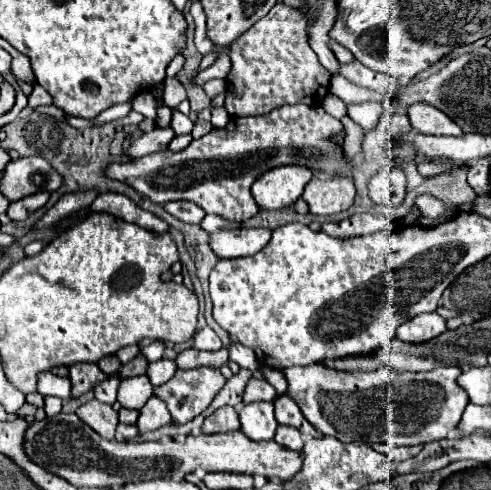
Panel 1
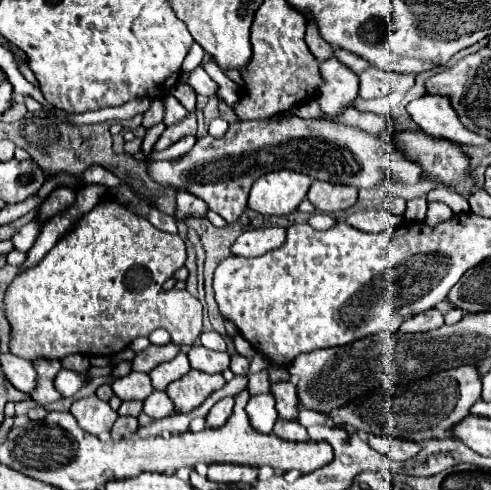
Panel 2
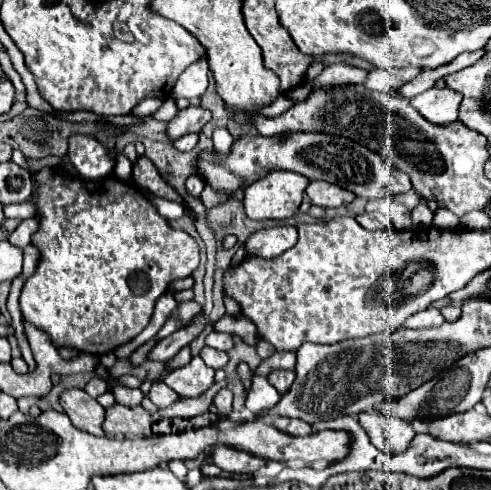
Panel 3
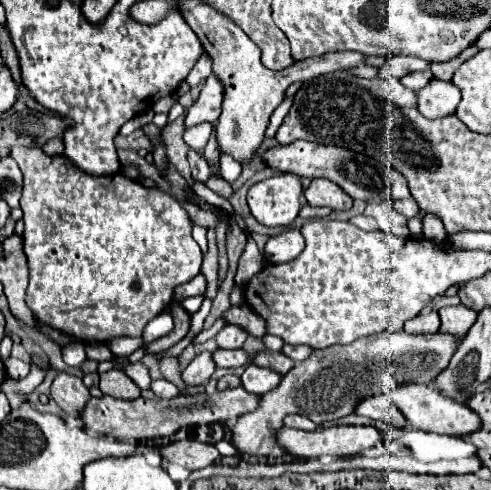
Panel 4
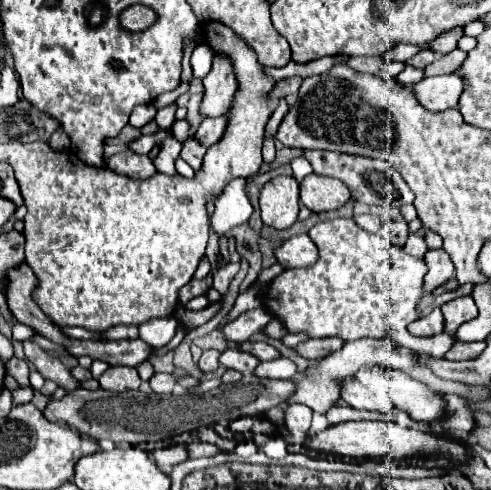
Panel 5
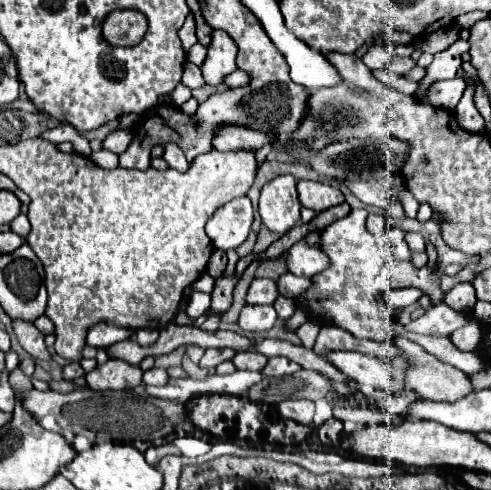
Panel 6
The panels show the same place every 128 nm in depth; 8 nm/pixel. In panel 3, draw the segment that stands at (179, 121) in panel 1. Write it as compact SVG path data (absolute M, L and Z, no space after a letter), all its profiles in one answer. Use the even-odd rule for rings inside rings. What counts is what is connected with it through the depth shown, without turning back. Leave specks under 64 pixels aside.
M166 98L164 104L160 106L160 110L154 114L154 118L156 118L156 120L162 120L162 122L170 122L176 114L178 114L178 106L176 106L176 102L174 102L172 98ZM186 134L180 140L174 140L172 146L176 150L180 150L180 152L188 152L188 150L192 150L196 146L196 142L198 142L198 134Z

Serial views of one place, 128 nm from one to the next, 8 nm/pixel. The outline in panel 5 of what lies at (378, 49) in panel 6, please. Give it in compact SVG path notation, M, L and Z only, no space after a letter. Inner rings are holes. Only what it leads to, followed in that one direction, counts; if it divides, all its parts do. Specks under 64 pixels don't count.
M348 56L348 60L344 64L358 72L376 74L380 70L380 66L384 64L384 60L380 56Z

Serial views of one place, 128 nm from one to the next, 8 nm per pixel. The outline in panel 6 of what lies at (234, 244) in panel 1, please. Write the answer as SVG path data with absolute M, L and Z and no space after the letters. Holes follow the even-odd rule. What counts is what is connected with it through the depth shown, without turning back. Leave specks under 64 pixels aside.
M300 240L288 250L286 266L292 274L308 278L308 276L314 276L316 272L322 272L324 268L328 268L328 258L324 256L324 252L320 252L320 248L310 246L304 240Z

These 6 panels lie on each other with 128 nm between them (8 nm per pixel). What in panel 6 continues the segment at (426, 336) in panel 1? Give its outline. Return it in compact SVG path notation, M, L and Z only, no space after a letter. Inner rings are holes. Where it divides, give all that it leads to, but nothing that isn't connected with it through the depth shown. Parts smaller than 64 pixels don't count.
M446 304L432 306L424 316L418 320L412 320L406 328L416 334L428 334L428 336L450 336L456 328L474 322L474 318L466 312L456 312Z

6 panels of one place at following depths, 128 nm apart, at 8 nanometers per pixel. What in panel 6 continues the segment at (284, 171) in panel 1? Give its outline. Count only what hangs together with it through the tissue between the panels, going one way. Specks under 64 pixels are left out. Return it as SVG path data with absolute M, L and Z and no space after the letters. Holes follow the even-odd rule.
M276 176L262 188L258 212L268 230L286 234L300 222L300 208L294 176Z

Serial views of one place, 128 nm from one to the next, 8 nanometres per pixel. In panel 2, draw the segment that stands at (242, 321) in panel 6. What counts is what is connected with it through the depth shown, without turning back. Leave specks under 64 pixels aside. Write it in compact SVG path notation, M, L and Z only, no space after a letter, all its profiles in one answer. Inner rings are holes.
M214 330L202 332L202 334L200 334L200 344L202 344L204 348L208 348L208 350L226 352L226 340L224 340L218 332L214 332Z

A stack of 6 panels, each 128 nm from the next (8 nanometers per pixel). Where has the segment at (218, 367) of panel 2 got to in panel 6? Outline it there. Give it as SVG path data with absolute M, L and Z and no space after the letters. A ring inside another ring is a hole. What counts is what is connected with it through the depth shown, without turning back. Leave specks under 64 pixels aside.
M236 352L232 358L232 364L238 370L262 370L264 364L268 362L268 358L260 352Z

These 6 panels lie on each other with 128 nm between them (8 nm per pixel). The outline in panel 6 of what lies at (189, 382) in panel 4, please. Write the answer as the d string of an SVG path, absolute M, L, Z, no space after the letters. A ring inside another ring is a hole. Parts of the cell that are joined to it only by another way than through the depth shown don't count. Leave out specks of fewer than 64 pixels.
M208 348L200 360L202 368L216 368L220 362L230 360L236 352L232 352L230 348Z

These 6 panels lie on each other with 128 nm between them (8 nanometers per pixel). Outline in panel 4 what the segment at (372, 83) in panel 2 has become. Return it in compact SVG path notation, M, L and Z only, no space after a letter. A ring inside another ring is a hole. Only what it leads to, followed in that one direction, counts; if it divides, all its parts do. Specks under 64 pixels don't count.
M394 56L390 58L390 62L386 66L380 68L380 78L402 78L410 72L418 72L418 70L426 70L430 64L426 60L420 58L412 58L412 56Z

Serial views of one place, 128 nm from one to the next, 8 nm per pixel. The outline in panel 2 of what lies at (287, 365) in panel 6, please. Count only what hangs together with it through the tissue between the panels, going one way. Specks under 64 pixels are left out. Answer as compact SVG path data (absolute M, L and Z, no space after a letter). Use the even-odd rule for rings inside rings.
M260 394L260 396L254 396L248 400L246 404L246 414L248 414L248 420L252 424L252 428L256 428L256 432L266 432L270 434L272 432L272 426L278 418L278 412L274 408L274 396L268 394Z

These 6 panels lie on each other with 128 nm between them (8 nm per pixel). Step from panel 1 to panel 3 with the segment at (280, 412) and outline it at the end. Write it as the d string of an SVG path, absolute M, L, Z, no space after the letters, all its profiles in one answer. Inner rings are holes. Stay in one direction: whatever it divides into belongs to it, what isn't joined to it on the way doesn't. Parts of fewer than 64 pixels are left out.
M272 372L272 376L268 376L268 382L274 384L280 394L286 394L290 384L294 382L294 372Z

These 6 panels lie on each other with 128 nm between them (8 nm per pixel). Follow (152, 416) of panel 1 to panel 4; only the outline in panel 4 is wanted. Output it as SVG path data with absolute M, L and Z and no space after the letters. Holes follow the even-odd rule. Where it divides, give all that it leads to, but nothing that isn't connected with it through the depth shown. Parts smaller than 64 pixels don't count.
M160 378L160 380L154 380L150 390L154 392L154 396L156 396L156 398L164 398L164 400L170 400L170 398L178 396L178 388L176 388L172 382L164 380L164 378Z

